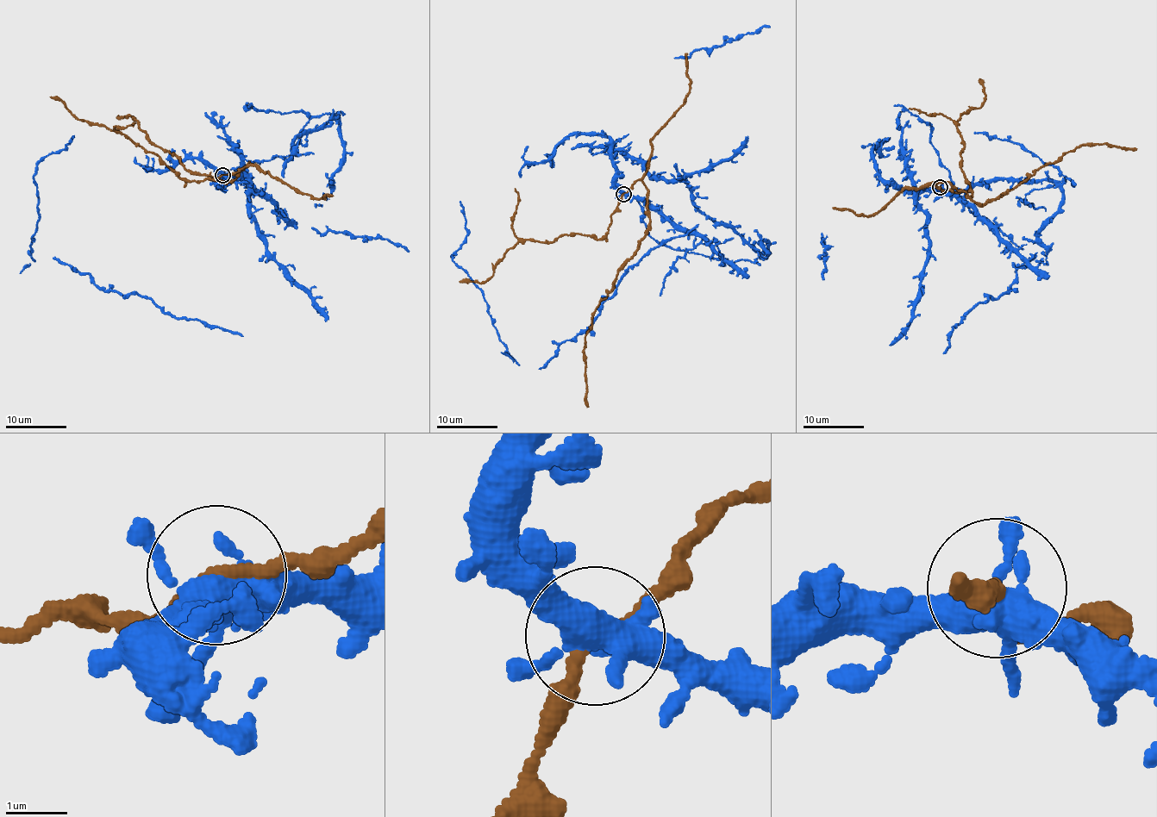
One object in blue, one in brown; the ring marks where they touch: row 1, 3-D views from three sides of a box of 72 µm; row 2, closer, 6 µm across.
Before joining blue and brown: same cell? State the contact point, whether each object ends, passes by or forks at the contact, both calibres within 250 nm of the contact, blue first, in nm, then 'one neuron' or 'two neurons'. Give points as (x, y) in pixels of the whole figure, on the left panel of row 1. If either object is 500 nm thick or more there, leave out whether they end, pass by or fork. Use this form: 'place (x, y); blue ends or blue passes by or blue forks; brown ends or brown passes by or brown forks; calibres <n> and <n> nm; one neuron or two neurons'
place (222, 175); blue forks; brown passes by; calibres 440 and 180 nm; one neuron

